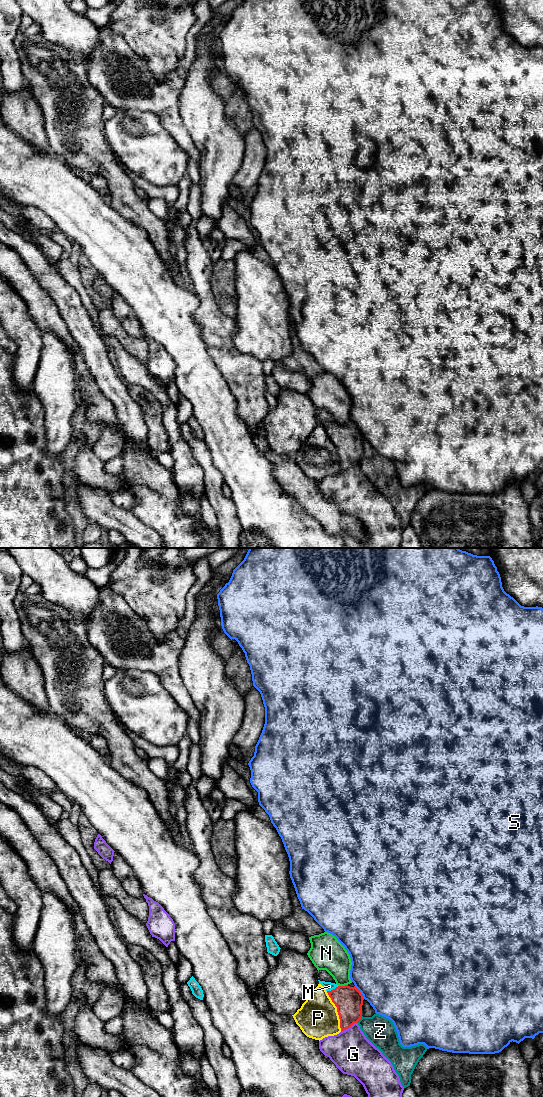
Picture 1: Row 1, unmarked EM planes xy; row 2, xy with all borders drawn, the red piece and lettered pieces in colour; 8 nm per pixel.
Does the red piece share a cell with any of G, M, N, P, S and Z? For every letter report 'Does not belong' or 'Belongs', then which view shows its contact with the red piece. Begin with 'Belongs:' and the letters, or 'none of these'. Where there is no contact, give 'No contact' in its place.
Belongs: M
G: Does not belong. Touches red in xy
M: Belongs. Touches red in xy
N: Does not belong. Touches red in xy
P: Does not belong. Touches red in xy
S: Does not belong. Touches red in xy
Z: Does not belong. Touches red in xy

